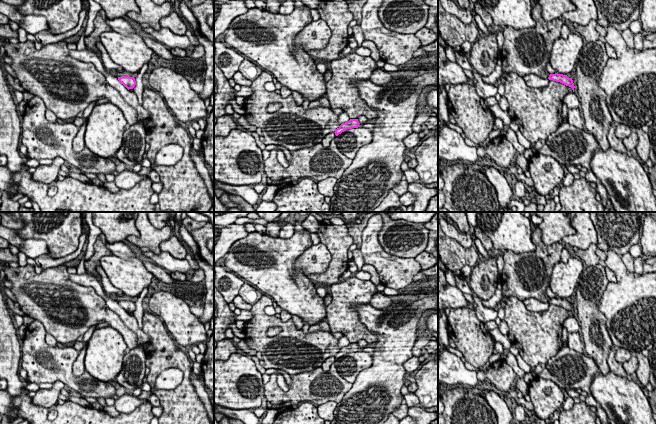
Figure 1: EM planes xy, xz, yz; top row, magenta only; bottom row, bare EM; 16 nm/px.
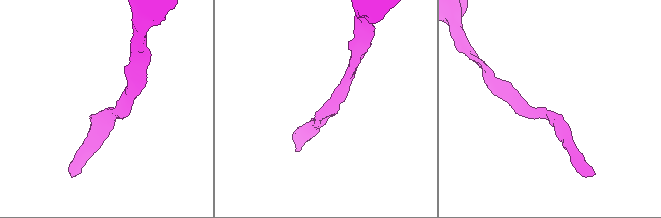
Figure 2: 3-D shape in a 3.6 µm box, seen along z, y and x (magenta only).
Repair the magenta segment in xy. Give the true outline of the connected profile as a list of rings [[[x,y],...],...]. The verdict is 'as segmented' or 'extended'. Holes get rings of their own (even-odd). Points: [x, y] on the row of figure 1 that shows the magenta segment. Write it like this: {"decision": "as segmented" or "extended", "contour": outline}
{"decision": "as segmented", "contour": [[[121,76],[118,77],[120,83],[122,83],[128,90],[133,89],[136,85],[136,81],[134,77],[130,76]]]}

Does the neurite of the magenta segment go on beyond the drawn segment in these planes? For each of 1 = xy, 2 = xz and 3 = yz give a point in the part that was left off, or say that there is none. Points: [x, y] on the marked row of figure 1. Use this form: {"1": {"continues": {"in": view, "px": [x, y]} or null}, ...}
{"1": {"continues": null}, "2": {"continues": null}, "3": {"continues": null}}

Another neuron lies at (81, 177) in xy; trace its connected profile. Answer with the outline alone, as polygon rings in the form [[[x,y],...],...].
[[[65,165],[61,166],[61,171],[66,172],[69,177],[77,179],[77,180],[79,180],[79,181],[81,181],[83,183],[90,183],[90,179],[86,175],[84,175],[82,173],[81,174],[74,173],[72,171],[70,171]]]

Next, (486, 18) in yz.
[[[477,2],[474,4],[475,13],[478,14],[488,28],[493,28],[493,20],[489,13]]]

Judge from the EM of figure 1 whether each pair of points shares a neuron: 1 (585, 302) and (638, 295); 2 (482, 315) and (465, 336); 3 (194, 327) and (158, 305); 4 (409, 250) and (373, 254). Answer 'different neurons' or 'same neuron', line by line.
1: different neurons
2: different neurons
3: same neuron
4: different neurons

